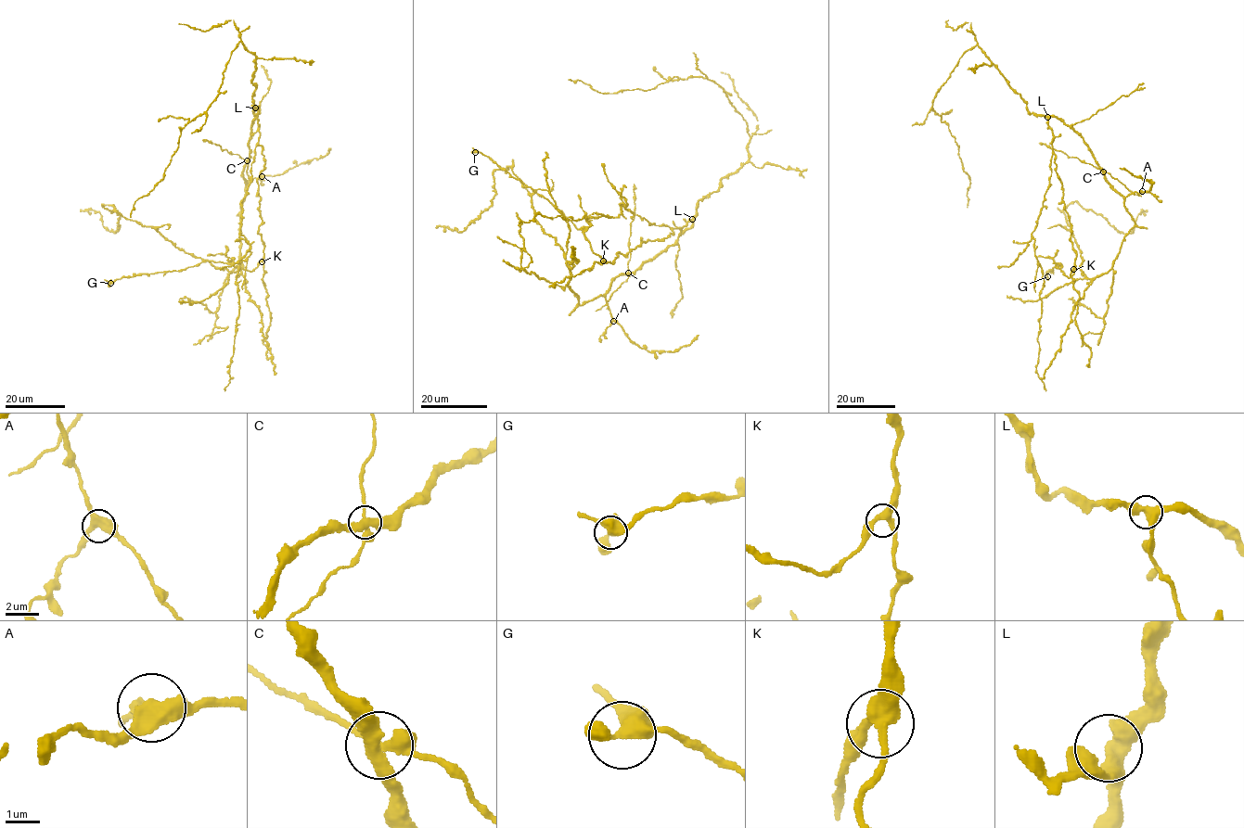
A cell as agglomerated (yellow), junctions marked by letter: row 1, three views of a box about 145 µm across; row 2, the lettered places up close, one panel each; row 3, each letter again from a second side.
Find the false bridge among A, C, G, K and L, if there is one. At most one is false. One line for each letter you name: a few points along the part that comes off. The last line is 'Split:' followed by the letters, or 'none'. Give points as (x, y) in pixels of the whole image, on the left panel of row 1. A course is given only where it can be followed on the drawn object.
C: course (247, 160), (202, 140)
Split: C

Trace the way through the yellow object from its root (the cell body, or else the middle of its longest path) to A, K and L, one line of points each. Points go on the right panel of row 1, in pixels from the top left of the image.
A: (1099, 167), (1107, 183), (1124, 197), (1142, 191)
K: (1099, 167), (1081, 135), (1055, 116), (1049, 118), (1056, 172), (1076, 256), (1073, 269)
L: (1099, 167), (1081, 135), (1055, 116), (1047, 117)

